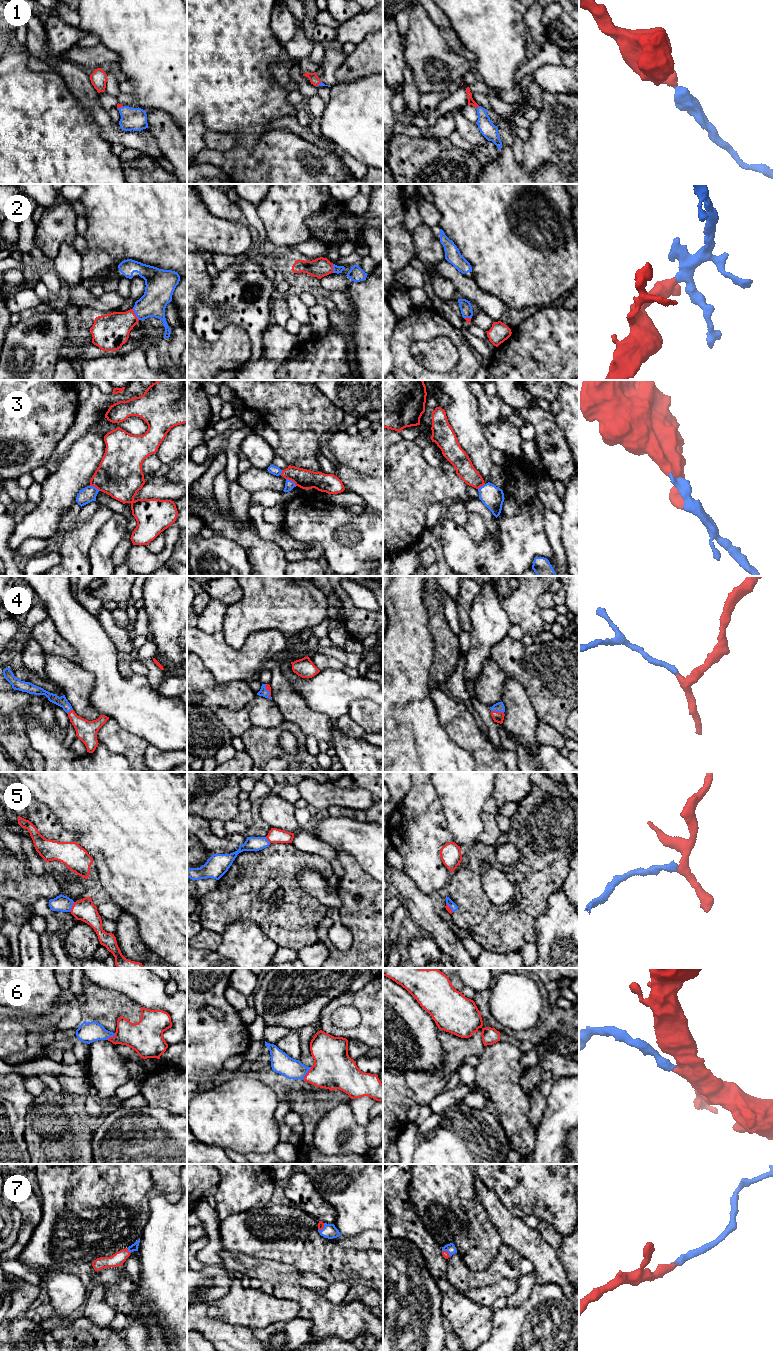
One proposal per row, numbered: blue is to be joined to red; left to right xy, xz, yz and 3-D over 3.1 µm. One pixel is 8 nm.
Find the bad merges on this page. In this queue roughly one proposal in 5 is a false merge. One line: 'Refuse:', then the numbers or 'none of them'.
Refuse: 3

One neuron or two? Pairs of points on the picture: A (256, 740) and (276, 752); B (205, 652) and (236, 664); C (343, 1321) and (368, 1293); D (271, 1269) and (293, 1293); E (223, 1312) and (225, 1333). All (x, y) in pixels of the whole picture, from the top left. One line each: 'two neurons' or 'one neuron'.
A: one neuron
B: one neuron
C: two neurons
D: two neurons
E: two neurons

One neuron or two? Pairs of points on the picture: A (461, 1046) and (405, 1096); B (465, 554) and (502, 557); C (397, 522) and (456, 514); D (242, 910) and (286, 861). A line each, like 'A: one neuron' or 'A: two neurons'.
A: one neuron
B: one neuron
C: two neurons
D: one neuron

